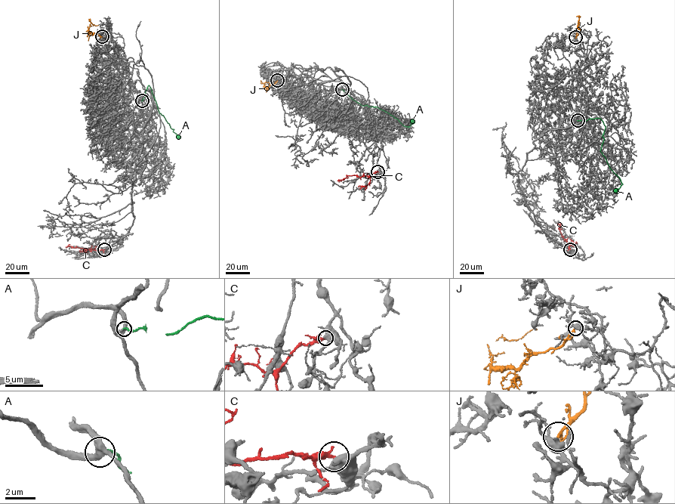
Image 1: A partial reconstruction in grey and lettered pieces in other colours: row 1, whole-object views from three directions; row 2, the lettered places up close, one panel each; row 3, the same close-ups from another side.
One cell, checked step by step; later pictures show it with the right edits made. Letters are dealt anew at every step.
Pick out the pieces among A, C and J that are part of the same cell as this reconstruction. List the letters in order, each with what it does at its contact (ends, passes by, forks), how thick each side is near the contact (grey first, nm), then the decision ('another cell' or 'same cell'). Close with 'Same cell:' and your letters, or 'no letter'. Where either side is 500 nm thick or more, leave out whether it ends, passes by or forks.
A: it ends there; 400 nm thick on the grey side, 180 nm on the other; another cell
C: it ends there; 480 nm thick on the grey side, 360 nm on the other; another cell
J: it ends there; 400 nm thick on the grey side, 190 nm on the other; another cell
Same cell: no letter

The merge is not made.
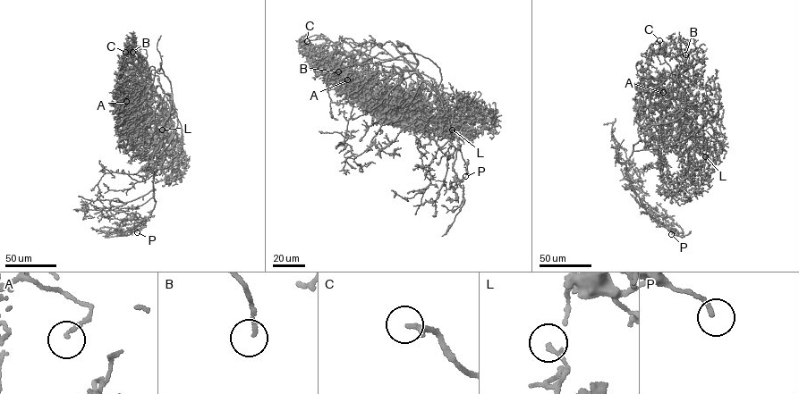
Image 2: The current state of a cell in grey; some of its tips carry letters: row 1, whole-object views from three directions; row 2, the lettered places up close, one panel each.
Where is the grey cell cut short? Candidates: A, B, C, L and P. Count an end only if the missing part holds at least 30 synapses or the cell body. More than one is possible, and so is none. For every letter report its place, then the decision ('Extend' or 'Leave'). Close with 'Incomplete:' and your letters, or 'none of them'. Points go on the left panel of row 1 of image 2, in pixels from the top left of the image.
A: Place: (126, 101). Leave
B: Place: (132, 52). Extend
C: Place: (125, 52). Extend
L: Place: (162, 129). Leave
P: Place: (137, 232). Leave
Incomplete: B, C

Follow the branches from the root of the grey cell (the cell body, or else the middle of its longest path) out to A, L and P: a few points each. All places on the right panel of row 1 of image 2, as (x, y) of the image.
A: (646, 129), (684, 113), (685, 96), (679, 83), (670, 77), (659, 82), (663, 92)
L: (646, 129), (685, 113), (692, 119), (688, 133), (692, 140), (687, 148), (688, 165), (700, 169), (705, 156)
P: (646, 129), (633, 145), (625, 172), (644, 209), (660, 223), (674, 229), (671, 234)

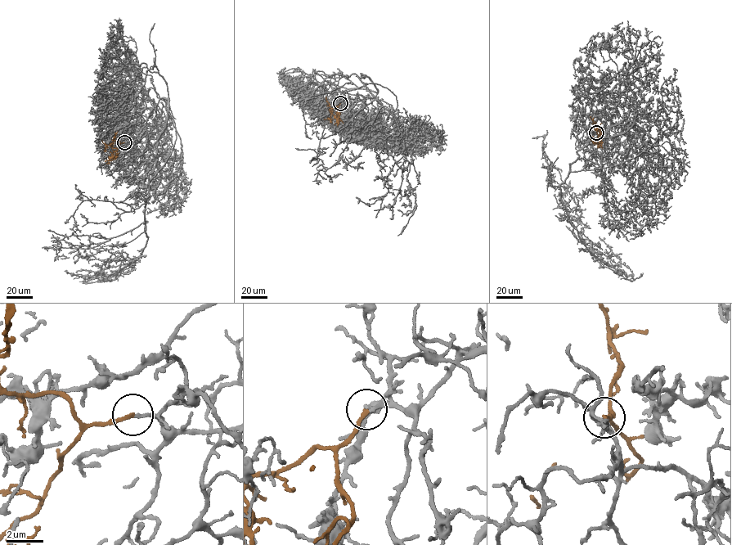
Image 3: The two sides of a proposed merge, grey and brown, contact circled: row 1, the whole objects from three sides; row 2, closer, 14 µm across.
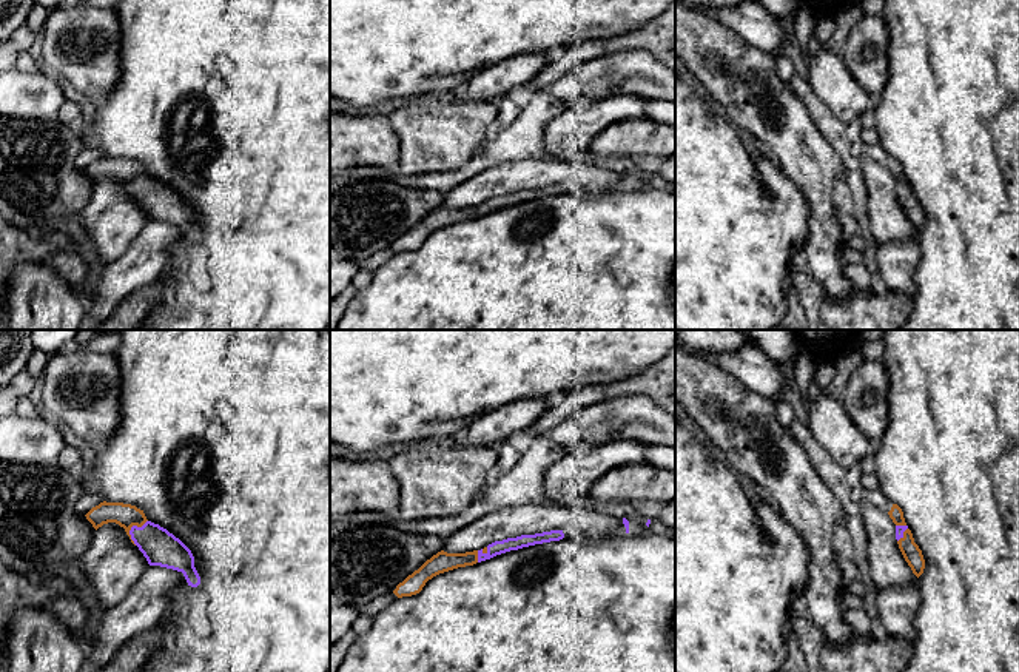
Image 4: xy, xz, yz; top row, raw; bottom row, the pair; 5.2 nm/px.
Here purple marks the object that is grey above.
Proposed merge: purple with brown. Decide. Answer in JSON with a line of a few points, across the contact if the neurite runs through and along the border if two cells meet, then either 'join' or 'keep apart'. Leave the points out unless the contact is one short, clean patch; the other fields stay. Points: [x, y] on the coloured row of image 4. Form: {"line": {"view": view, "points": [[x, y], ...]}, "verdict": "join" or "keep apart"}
{"line": {"view": "xy", "points": [[161, 547], [139, 529], [131, 529], [131, 521], [125, 515]]}, "verdict": "join"}

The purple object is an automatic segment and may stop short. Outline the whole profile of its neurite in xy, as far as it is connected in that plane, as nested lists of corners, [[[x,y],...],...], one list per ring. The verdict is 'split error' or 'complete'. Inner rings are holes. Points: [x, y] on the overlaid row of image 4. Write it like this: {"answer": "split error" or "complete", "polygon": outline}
{"answer": "split error", "polygon": [[[103,501],[85,516],[96,530],[108,522],[119,524],[125,529],[131,543],[143,553],[150,566],[182,572],[191,587],[200,584],[191,550],[166,529],[148,521],[143,510],[136,506]]]}

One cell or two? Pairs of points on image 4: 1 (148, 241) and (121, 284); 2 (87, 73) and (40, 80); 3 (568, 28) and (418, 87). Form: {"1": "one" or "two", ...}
{"1": "one", "2": "two", "3": "one"}

